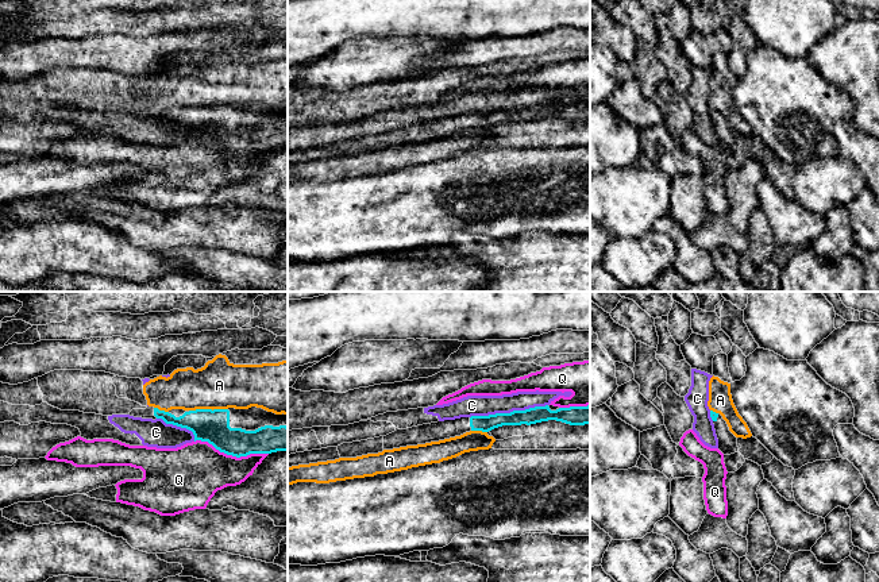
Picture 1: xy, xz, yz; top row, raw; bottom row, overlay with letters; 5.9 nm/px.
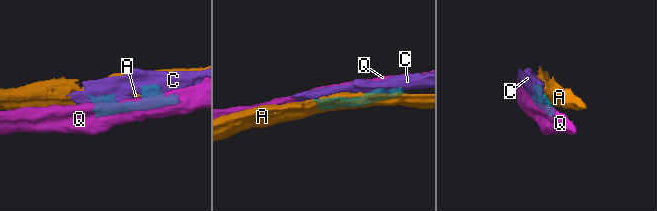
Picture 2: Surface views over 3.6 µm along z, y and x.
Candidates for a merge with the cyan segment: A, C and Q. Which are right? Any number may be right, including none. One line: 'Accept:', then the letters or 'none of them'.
Accept: none of them

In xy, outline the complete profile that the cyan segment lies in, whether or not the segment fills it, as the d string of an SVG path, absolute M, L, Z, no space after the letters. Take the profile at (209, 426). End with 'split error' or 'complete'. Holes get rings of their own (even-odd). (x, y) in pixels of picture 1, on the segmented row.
M154 406L132 409L130 416L142 419L162 419L166 424L186 428L193 432L194 442L208 442L220 452L236 458L250 454L271 454L288 451L288 427L265 425L255 431L230 427L228 409L196 409L182 416L159 411Z | split error

